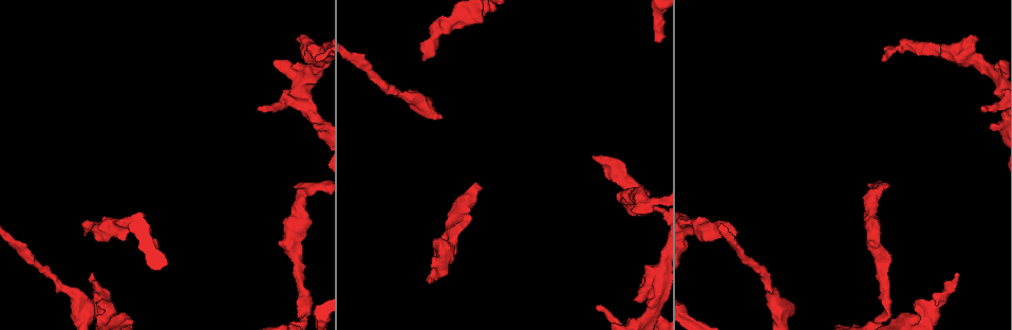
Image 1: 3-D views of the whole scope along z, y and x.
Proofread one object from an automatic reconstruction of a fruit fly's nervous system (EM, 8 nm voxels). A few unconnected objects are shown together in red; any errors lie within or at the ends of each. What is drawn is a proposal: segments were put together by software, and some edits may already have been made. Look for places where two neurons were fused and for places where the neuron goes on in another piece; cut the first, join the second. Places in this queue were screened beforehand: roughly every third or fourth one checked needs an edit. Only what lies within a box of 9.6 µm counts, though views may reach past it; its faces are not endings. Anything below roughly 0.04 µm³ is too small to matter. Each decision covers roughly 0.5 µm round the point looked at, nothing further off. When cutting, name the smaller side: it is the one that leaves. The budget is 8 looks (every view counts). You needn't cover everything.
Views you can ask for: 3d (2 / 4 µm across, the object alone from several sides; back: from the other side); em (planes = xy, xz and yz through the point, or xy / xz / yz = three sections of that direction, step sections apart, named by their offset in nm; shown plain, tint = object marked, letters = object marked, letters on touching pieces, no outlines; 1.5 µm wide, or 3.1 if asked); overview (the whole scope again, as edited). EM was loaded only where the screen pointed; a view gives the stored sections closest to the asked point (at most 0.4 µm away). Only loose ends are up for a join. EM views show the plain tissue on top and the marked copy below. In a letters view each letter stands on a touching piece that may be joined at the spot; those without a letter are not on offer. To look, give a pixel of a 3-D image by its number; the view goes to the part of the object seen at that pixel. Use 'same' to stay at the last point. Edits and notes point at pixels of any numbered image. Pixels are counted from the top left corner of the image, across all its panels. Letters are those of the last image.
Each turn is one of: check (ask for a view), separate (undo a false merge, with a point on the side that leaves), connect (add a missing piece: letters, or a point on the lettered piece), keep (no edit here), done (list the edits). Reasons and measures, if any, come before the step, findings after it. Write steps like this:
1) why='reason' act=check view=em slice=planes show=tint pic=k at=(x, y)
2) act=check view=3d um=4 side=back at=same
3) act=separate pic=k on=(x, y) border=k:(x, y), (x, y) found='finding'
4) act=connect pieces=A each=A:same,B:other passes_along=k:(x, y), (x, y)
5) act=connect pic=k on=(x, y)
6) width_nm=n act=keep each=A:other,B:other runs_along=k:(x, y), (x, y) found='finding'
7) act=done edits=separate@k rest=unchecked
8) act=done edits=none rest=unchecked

why='an open end' act=check view=em slice=planes show=letters pic=1 at=(888, 186)

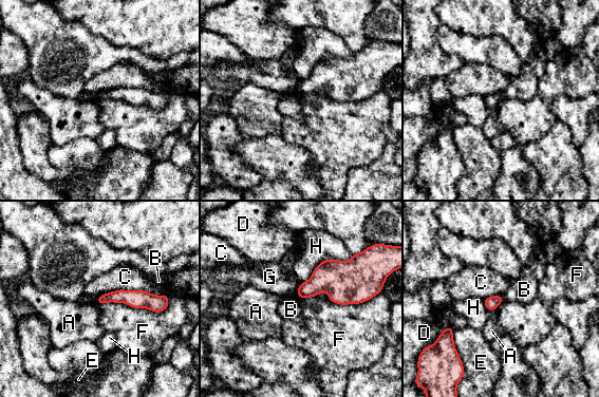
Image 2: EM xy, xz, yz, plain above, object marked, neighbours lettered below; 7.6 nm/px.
act=keep each=A:other,B:other,C:other,D:other,E:other,F:other,G:other,H:other runs_along=2:(164, 298), (108, 297), (99, 301) found='no lettered piece goes on from it'

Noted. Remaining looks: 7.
why='free end' act=check view=3d um=2 pic=1 at=(596, 306)

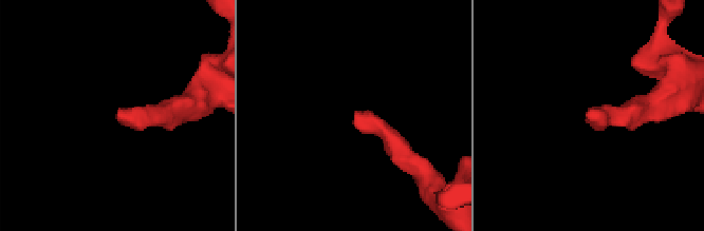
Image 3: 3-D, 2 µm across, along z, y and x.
act=check view=em slice=planes show=letters pic=3 at=(119, 112)

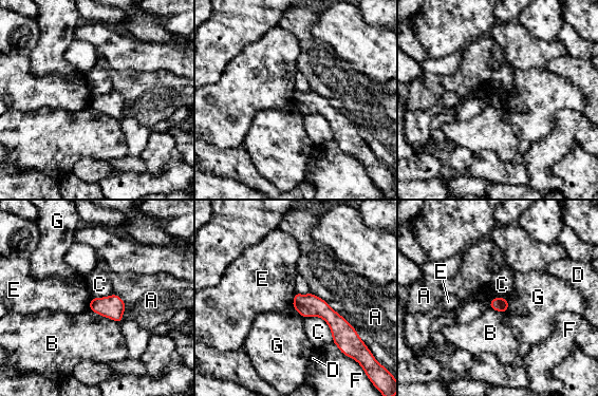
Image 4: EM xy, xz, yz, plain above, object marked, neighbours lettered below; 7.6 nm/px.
width_nm=110 act=keep each=A:other,B:other,C:other,D:other,E:other,F:other,G:other runs_along=4:(297, 296), (351, 334) found='none of them fits'

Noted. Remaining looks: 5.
why='an open end' act=check view=em slice=planes show=letters pic=1 at=(427, 280)

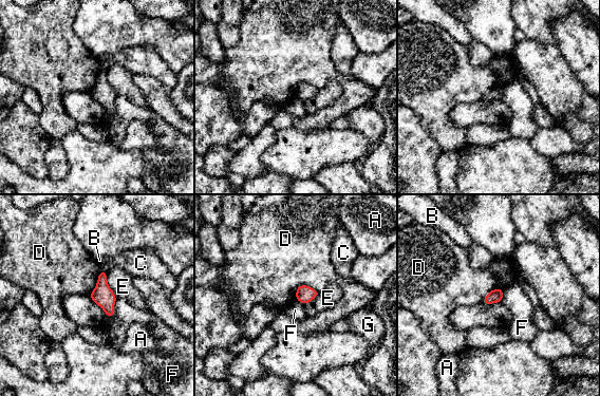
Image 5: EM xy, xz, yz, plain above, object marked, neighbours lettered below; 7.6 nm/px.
longest_contact=E:220nm act=keep each=A:other,B:other,C:other,D:other,E:other,F:other,G:other border=5:(116, 298), (114, 314), (109, 318) found='no lettered piece goes on from it'

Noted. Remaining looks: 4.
act=done edits=none rest=unchecked

